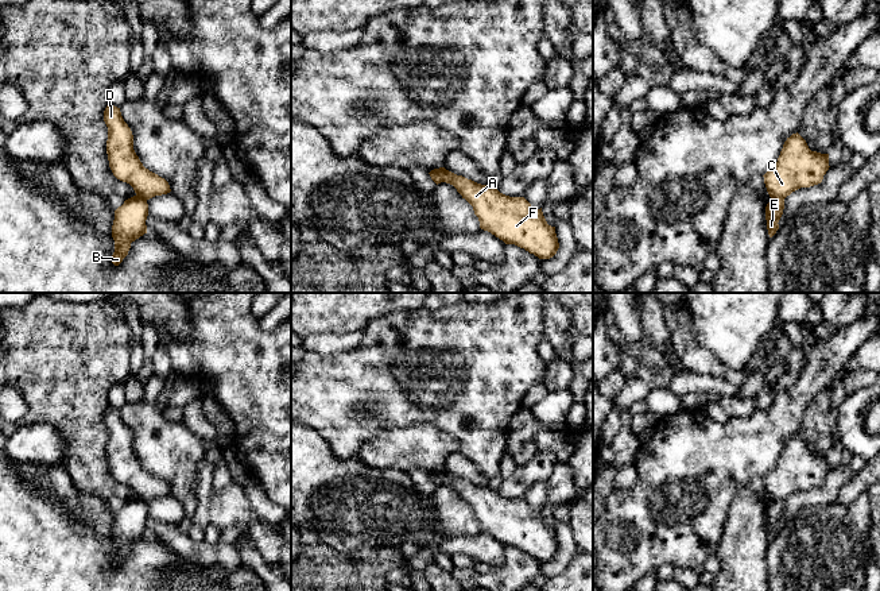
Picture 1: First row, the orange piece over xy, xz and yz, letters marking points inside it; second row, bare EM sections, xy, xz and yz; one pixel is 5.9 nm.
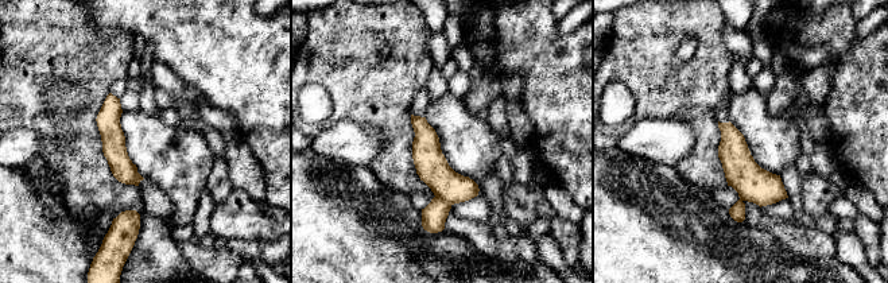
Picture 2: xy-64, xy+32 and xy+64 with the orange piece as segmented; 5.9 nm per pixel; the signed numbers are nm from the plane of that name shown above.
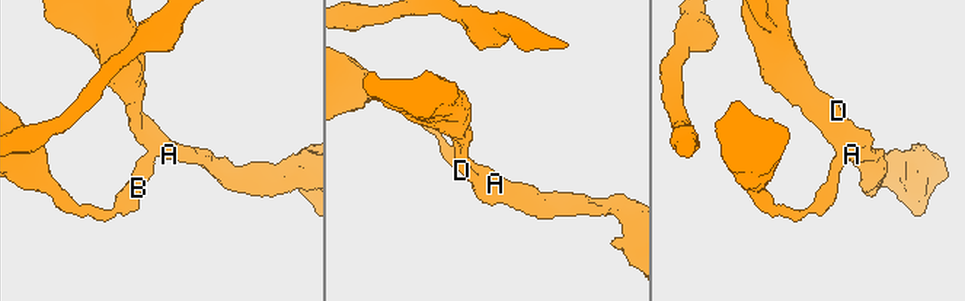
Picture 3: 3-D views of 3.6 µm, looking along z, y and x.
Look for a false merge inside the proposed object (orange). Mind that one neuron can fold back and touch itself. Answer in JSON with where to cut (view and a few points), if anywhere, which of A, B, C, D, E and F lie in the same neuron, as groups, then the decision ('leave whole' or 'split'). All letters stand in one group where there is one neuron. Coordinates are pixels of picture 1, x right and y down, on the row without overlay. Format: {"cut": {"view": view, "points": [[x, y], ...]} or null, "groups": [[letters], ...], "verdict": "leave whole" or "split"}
{"cut": {"view": "yz", "points": [[771, 499], [783, 502]]}, "groups": [["A", "C", "D", "F"], ["B", "E"]], "verdict": "split"}

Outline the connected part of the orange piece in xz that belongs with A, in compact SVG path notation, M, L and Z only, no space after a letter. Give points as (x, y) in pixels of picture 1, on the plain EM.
M446 472L443 484L453 487L462 501L473 509L481 532L491 534L505 546L515 546L524 551L539 561L550 561L557 556L559 545L555 529L547 526L542 510L535 513L524 499L505 498L497 490L477 486L449 472Z

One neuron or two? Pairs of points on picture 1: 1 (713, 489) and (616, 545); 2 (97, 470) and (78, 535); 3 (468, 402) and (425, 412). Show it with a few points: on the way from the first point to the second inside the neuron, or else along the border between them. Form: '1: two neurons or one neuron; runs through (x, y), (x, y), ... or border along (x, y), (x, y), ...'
1: one neuron; runs through (689, 494), (663, 520), (640, 529)
2: two neurons; border along (68, 472), (81, 491), (105, 501)
3: one neuron; runs through (457, 402), (435, 402)

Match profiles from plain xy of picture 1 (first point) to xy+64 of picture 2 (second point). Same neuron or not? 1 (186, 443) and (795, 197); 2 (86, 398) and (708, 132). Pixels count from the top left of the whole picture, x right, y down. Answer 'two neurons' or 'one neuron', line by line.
1: two neurons
2: one neuron

